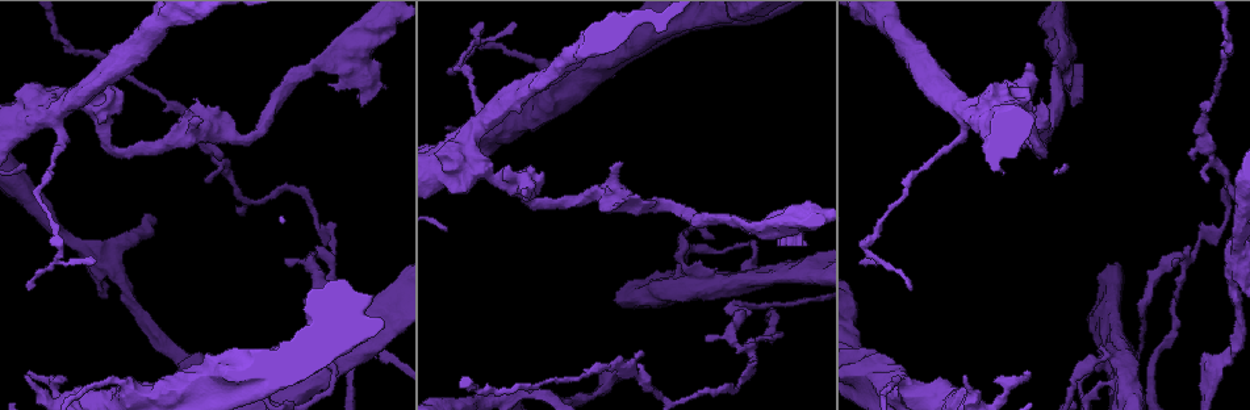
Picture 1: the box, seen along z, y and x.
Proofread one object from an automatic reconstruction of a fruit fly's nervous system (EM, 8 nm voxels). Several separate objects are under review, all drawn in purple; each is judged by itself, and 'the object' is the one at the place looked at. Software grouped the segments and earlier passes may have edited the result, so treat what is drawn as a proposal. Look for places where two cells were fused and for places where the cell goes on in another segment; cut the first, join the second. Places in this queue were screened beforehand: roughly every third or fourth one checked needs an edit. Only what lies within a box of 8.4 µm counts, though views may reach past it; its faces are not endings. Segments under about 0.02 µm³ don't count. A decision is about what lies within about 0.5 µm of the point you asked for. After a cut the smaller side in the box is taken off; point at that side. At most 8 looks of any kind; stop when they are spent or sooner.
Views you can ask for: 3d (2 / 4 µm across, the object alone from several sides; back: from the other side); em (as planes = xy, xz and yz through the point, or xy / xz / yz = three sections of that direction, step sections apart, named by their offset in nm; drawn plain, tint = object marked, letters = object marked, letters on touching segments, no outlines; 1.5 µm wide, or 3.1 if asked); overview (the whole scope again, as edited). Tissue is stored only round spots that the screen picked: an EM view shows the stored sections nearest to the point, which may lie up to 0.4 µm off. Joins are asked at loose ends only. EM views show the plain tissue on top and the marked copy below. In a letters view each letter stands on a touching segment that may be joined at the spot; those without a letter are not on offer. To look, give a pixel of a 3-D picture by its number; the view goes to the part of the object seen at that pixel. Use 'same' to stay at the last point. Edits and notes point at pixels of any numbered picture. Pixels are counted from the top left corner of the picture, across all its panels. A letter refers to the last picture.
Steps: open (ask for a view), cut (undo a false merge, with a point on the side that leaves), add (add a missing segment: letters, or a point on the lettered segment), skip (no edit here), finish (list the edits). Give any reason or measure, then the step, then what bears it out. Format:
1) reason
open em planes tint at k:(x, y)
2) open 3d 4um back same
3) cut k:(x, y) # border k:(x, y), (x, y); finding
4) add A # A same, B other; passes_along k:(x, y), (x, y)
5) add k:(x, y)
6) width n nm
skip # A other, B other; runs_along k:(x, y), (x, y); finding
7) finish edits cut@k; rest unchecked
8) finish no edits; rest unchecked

looks like a crossing
open 3d 2um at 1:(770, 231)

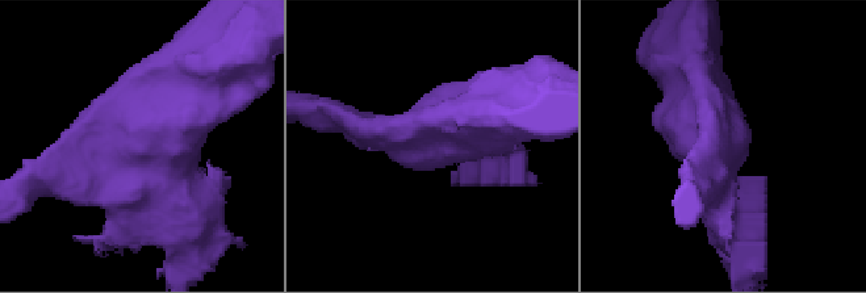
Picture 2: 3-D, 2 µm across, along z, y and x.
need the tissue
open em planes letters at 2:(427, 140)

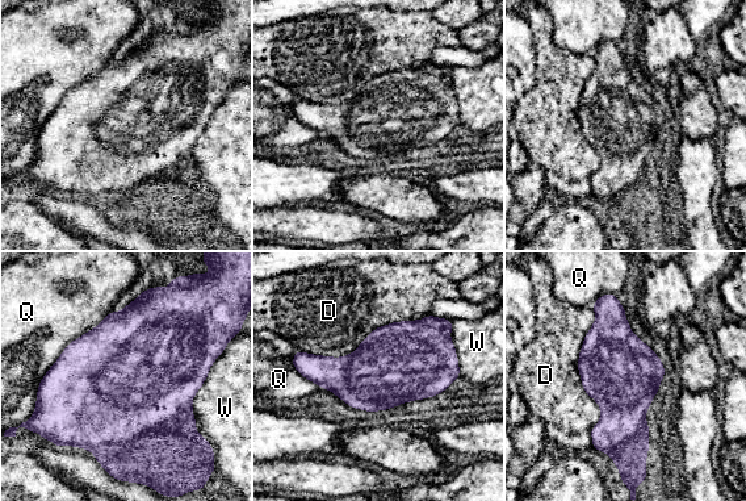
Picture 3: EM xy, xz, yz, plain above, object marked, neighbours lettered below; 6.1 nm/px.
longest_contact D 850 nm
skip # D other, Q other, W other; border 3:(592, 305), (591, 446); one cell here

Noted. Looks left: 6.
thin end
open em yz step 4 letters at 1:(865, 265)

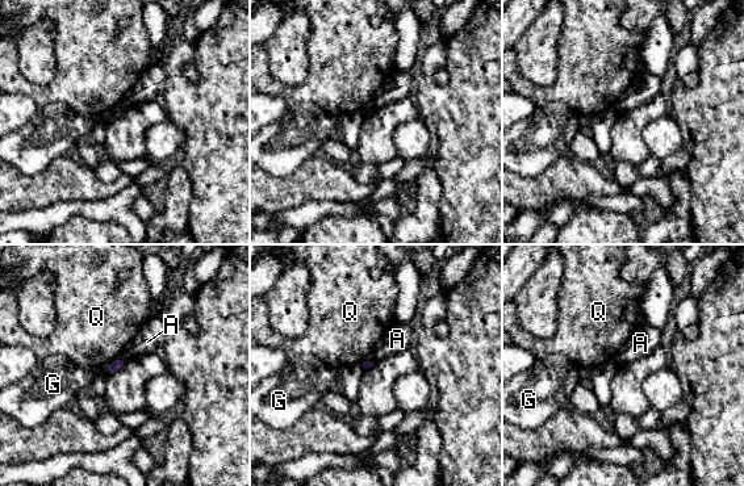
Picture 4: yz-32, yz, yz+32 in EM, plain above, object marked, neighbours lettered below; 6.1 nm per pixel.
open em planes letters same

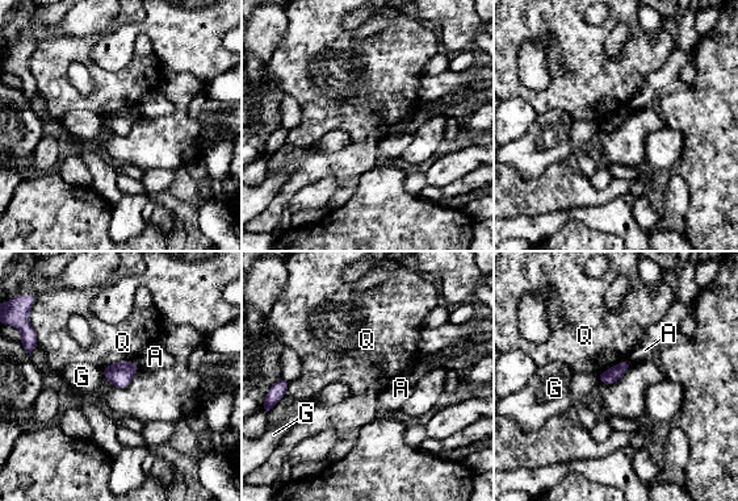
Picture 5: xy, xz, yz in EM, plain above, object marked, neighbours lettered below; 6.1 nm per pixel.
skip # A other, G other, Q other; border 5:(101, 368), (108, 381); no lettered segment goes on from it

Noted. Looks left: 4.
free end
open 3d 2um at 1:(29, 370)

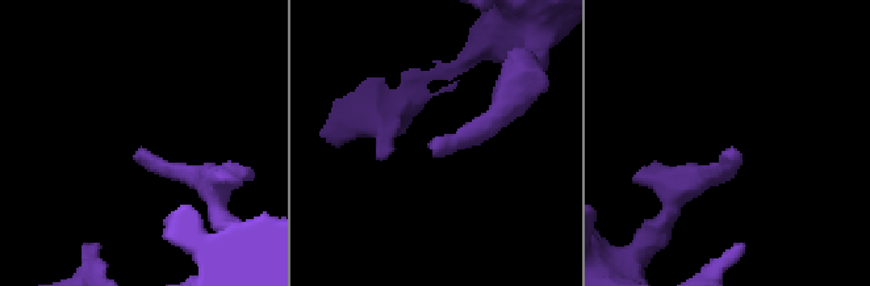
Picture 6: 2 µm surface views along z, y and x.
open em planes tint at 6:(140, 151)

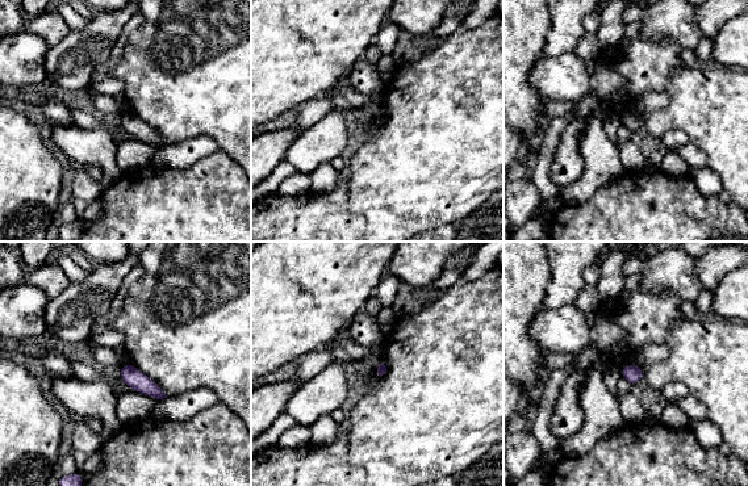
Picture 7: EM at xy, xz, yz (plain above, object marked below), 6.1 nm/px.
see the neighbours
open em planes letters same

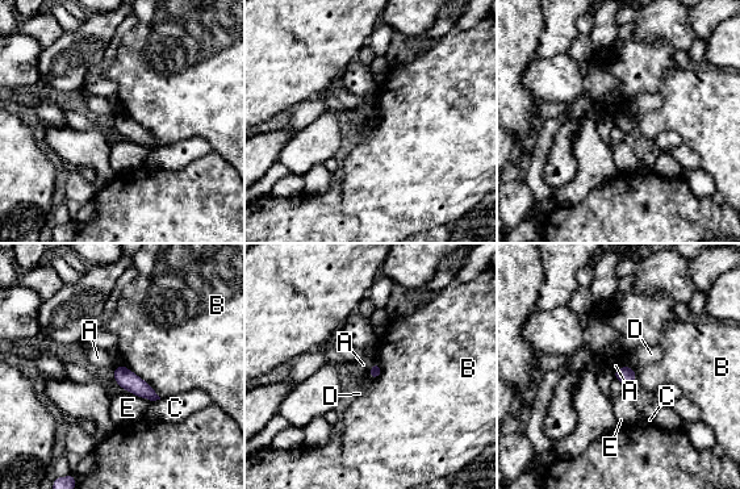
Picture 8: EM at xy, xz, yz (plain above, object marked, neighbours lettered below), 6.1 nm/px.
longest_contact B 320 nm
skip # A other, B other, C other, D other, E other; border 8:(375, 360), (367, 371); no lettered segment goes on from it

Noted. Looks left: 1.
finish no edits; rest unchecked

